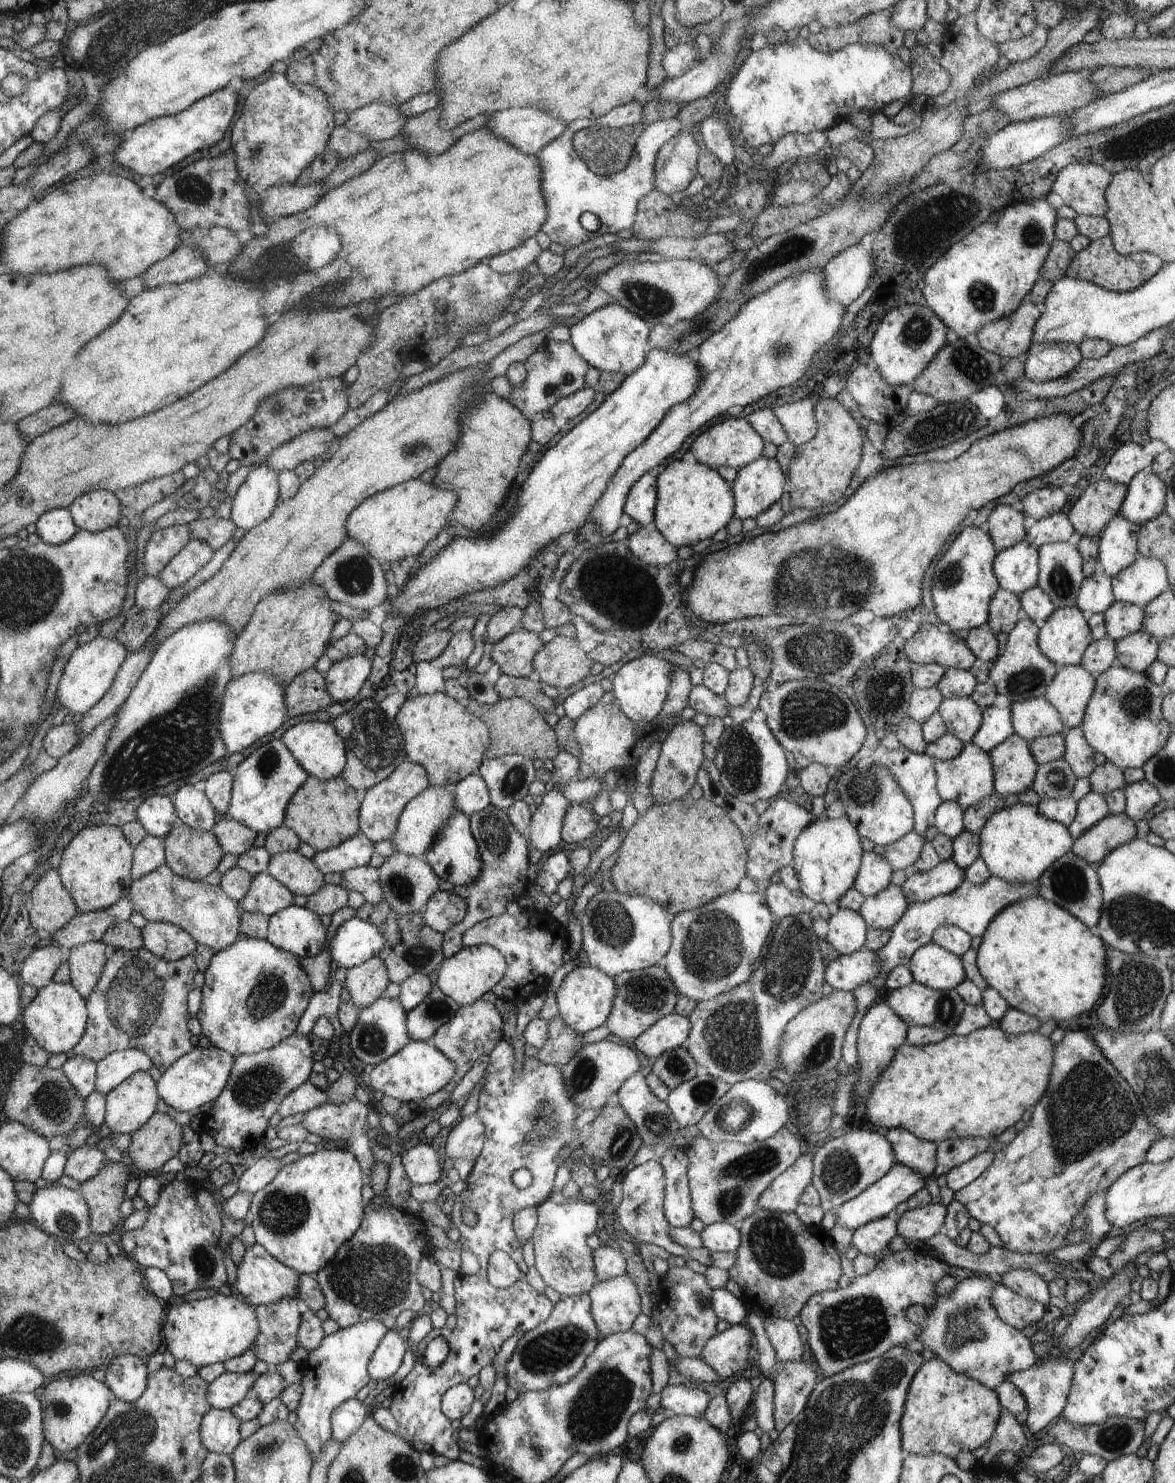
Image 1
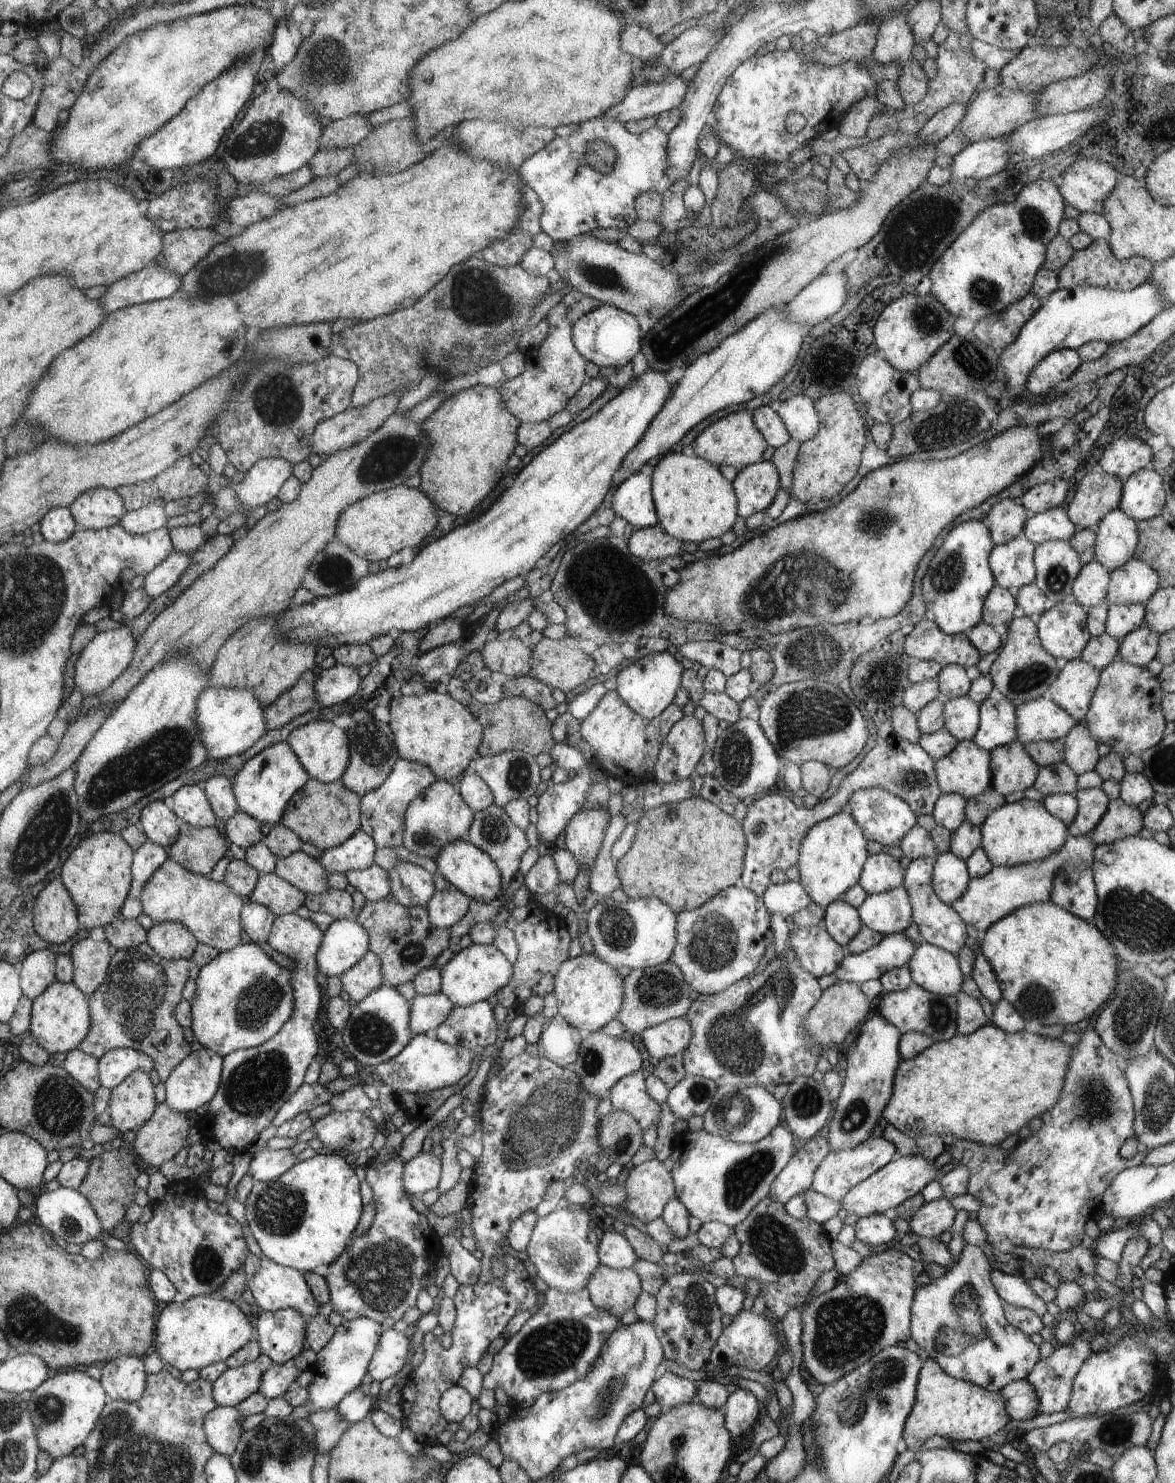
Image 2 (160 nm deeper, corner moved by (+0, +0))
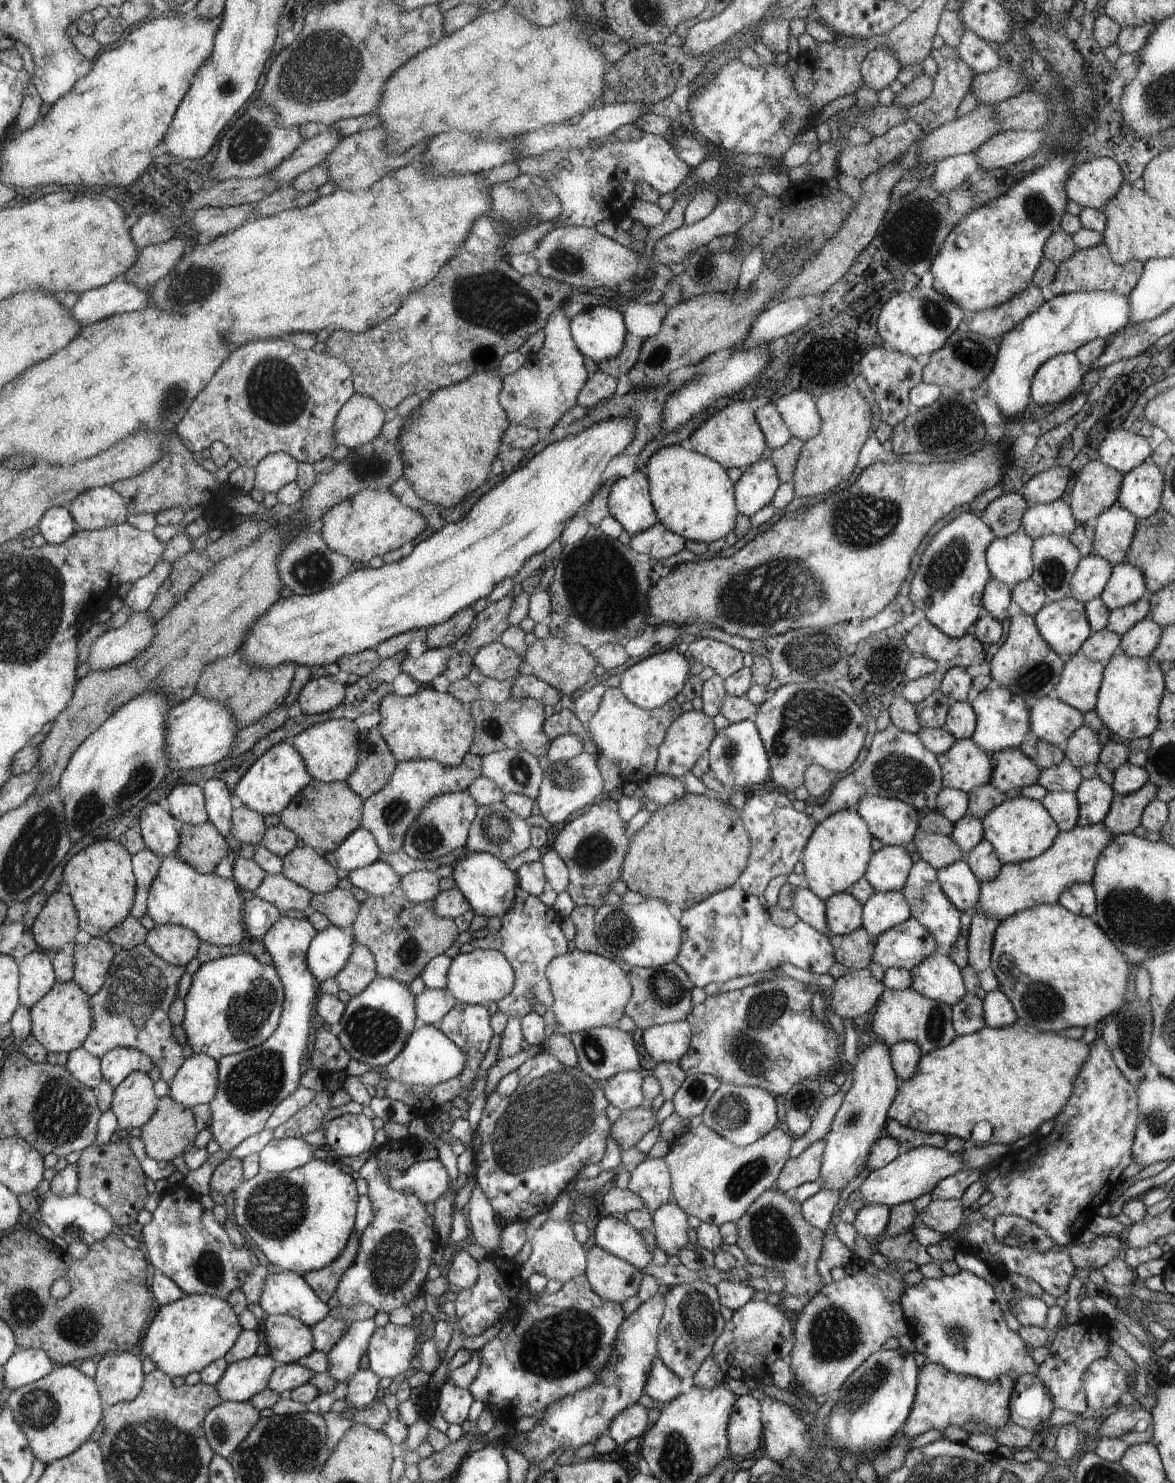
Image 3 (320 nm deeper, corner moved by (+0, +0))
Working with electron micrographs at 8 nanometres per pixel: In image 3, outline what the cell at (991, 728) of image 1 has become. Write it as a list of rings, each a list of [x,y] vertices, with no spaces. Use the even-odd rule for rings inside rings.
[[[1003,686],[994,690],[984,689],[975,699],[971,699],[972,705],[977,716],[975,731],[971,736],[974,744],[985,750],[987,753],[996,753],[1001,750],[1019,748],[1022,741],[1031,733],[1031,714],[1030,705],[1021,696],[1011,693]]]

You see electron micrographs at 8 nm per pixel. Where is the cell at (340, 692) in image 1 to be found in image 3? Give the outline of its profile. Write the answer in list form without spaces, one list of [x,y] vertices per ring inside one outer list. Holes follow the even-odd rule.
[[[316,676],[300,690],[295,706],[305,715],[328,713],[342,704],[346,686],[337,681],[334,676]]]

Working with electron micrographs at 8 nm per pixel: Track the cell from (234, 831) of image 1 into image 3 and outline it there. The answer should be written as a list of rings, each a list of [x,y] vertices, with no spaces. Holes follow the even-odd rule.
[[[247,806],[233,809],[231,821],[231,834],[240,842],[258,845],[263,841],[262,836],[265,836],[266,826],[262,814],[258,811]]]

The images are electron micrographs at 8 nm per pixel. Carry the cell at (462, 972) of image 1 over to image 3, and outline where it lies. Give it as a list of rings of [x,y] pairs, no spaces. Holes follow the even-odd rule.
[[[474,949],[469,953],[458,953],[447,972],[448,990],[460,1003],[488,1005],[501,1001],[513,992],[516,984],[516,971],[504,954],[494,949]]]

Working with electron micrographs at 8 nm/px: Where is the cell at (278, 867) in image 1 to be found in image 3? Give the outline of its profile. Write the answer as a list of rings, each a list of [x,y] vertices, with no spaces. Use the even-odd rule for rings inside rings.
[[[304,845],[297,846],[283,858],[281,873],[287,879],[313,891],[313,894],[327,893],[334,888],[334,882],[338,882],[334,867],[333,863],[322,858],[316,849]]]

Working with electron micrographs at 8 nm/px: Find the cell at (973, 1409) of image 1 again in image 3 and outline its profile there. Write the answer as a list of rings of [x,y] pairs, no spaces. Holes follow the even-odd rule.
[[[926,1362],[919,1368],[915,1399],[902,1431],[906,1436],[916,1437],[932,1428],[943,1432],[947,1426],[961,1427],[974,1419],[991,1429],[1004,1426],[1009,1422],[1009,1400],[1016,1378],[1016,1374],[1006,1373],[990,1382],[972,1375],[956,1374],[942,1365]]]

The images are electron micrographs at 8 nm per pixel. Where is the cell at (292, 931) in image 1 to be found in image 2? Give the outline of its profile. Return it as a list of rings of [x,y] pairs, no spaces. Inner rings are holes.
[[[286,913],[275,917],[267,943],[295,962],[292,972],[292,986],[296,1010],[285,1022],[284,1028],[268,1042],[247,1049],[238,1049],[223,1057],[221,1086],[213,1100],[208,1103],[208,1111],[202,1122],[210,1124],[215,1142],[234,1156],[234,1152],[246,1150],[256,1136],[273,1123],[272,1118],[280,1112],[281,1106],[301,1088],[304,1074],[314,1062],[318,1052],[318,1038],[314,1032],[314,1022],[322,1006],[321,975],[317,967],[317,954],[320,952],[325,934],[310,920],[304,920],[296,913]]]

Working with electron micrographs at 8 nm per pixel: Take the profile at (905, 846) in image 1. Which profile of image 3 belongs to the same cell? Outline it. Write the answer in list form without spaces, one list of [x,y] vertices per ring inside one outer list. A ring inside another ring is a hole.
[[[917,829],[913,843],[922,860],[930,863],[936,870],[947,867],[966,856],[951,835]]]

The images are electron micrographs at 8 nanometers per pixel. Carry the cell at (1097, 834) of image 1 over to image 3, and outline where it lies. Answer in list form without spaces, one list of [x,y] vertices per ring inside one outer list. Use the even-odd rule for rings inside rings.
[[[1149,780],[1135,793],[1115,794],[1108,814],[1103,820],[1107,831],[1114,836],[1132,832],[1140,825],[1144,809],[1157,798],[1158,791],[1159,786]]]

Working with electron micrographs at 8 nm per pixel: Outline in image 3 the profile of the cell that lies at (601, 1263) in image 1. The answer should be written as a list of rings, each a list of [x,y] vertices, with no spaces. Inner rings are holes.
[[[608,1215],[601,1219],[594,1228],[594,1242],[640,1270],[653,1262],[653,1249],[646,1245],[640,1231],[622,1217]]]

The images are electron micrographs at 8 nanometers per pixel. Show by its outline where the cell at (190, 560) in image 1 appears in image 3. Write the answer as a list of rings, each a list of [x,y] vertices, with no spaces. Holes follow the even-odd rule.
[[[158,561],[157,566],[152,572],[133,582],[132,587],[122,599],[123,606],[127,606],[134,613],[148,611],[156,591],[166,578],[168,578],[172,570],[171,564],[166,561]]]

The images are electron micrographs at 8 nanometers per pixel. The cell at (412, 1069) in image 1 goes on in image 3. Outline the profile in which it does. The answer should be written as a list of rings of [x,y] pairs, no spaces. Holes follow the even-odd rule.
[[[434,1025],[421,1026],[413,1030],[409,1040],[405,1042],[405,1048],[389,1065],[386,1065],[381,1073],[384,1077],[390,1077],[399,1083],[431,1087],[456,1077],[466,1064],[465,1052],[450,1039],[441,1029]]]

